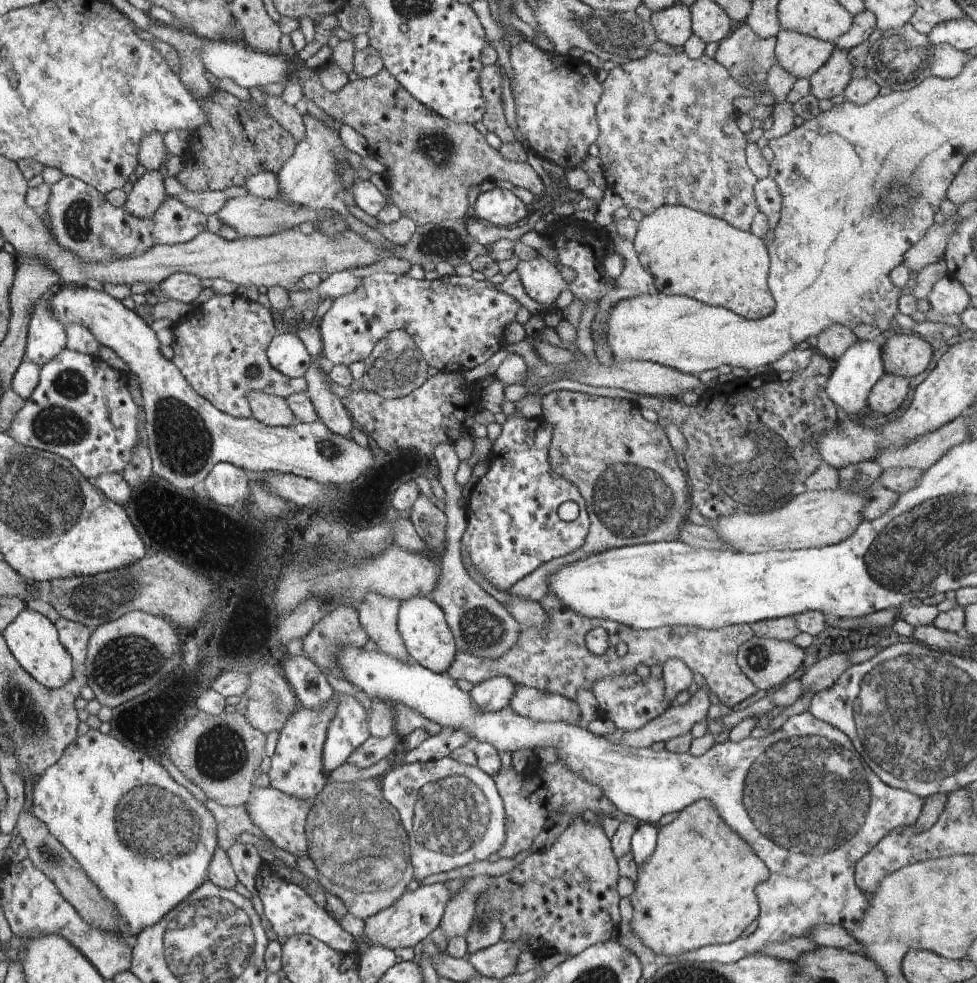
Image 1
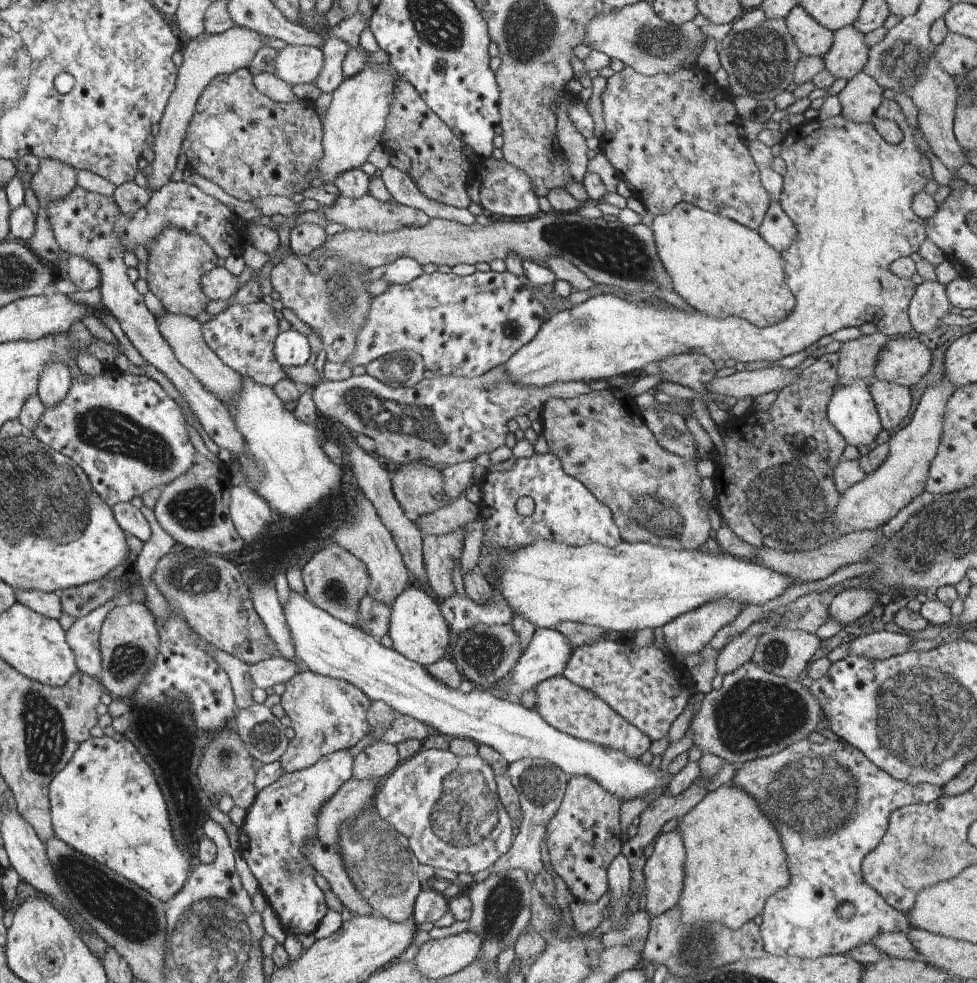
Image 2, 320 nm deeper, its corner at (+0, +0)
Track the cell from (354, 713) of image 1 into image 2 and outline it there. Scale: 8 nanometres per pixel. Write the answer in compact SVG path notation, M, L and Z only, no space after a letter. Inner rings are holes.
M342 750L326 755L311 767L285 772L280 780L256 795L238 828L238 850L287 935L314 933L329 909L314 878L317 870L304 855L304 848L317 836L318 814L323 805L332 800L353 775L354 760L348 751Z

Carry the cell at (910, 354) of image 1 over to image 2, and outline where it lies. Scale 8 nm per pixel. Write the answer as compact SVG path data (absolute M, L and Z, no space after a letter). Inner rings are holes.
M890 339L880 351L875 378L905 387L916 384L932 366L932 351L918 339Z

